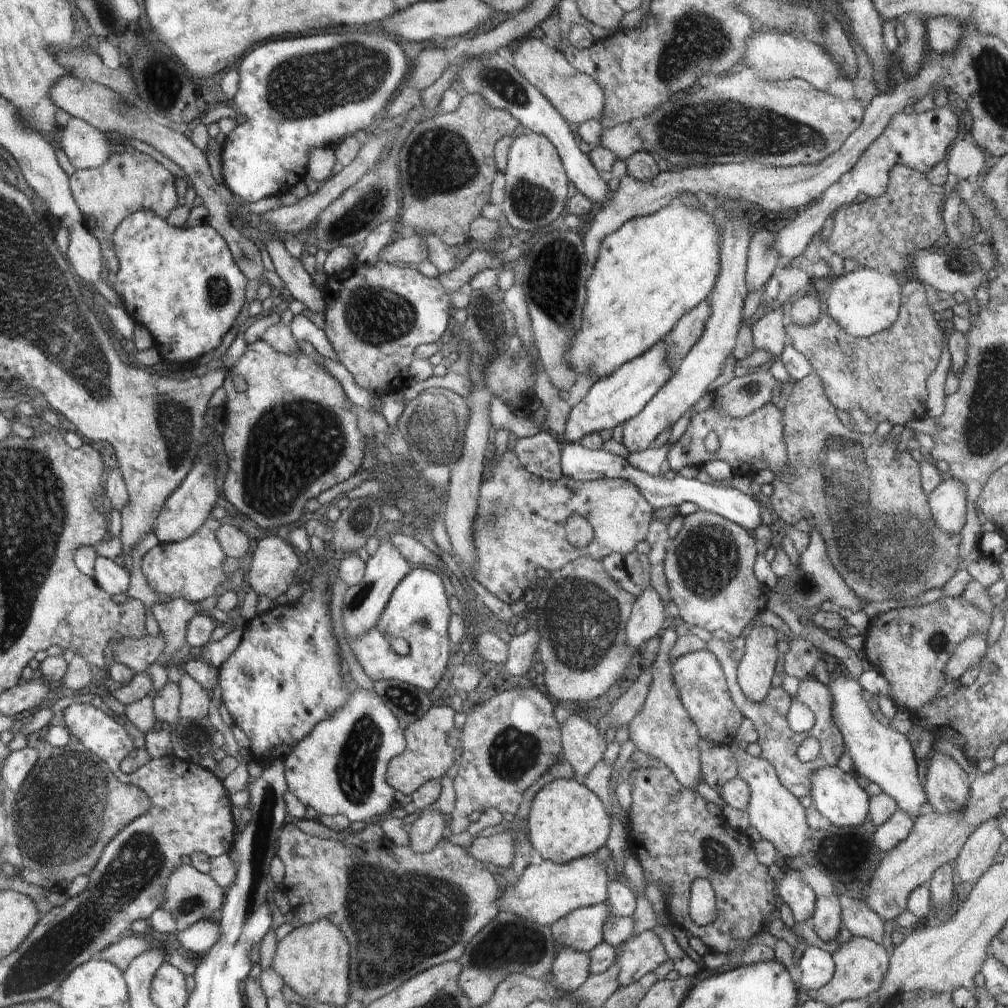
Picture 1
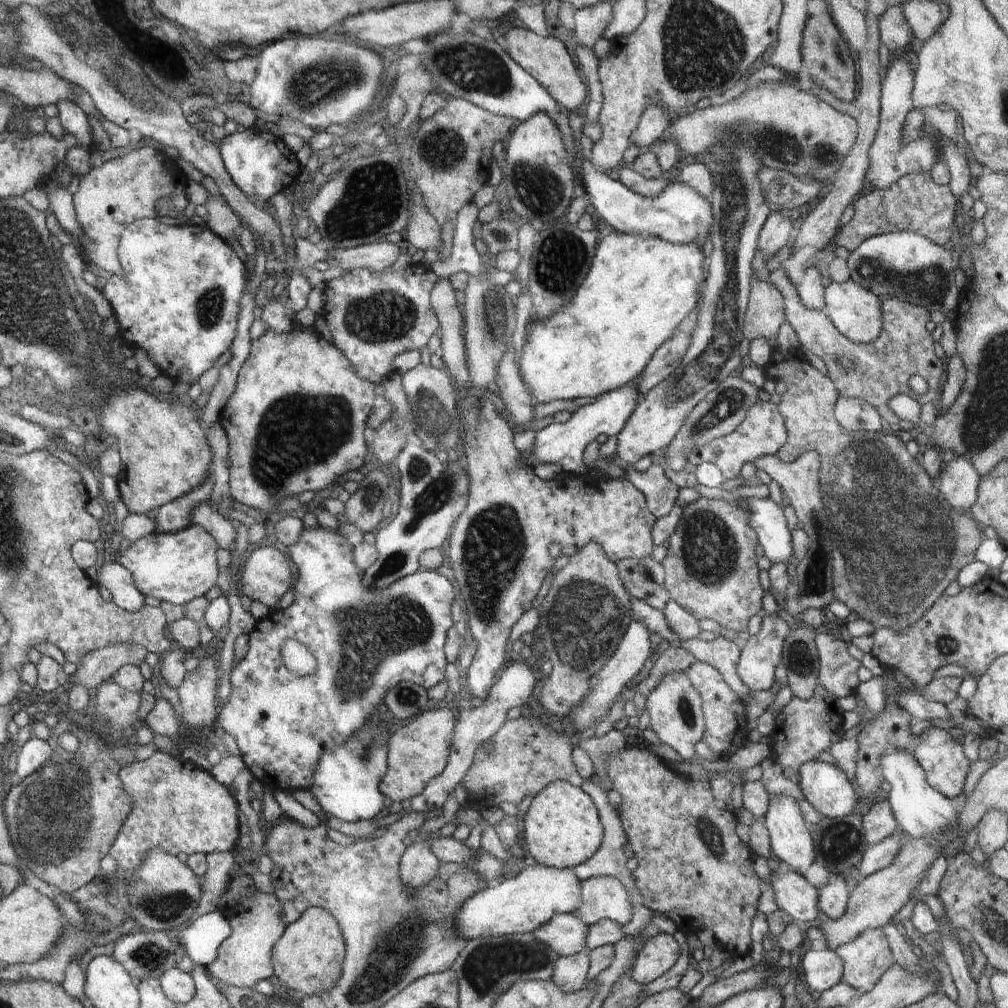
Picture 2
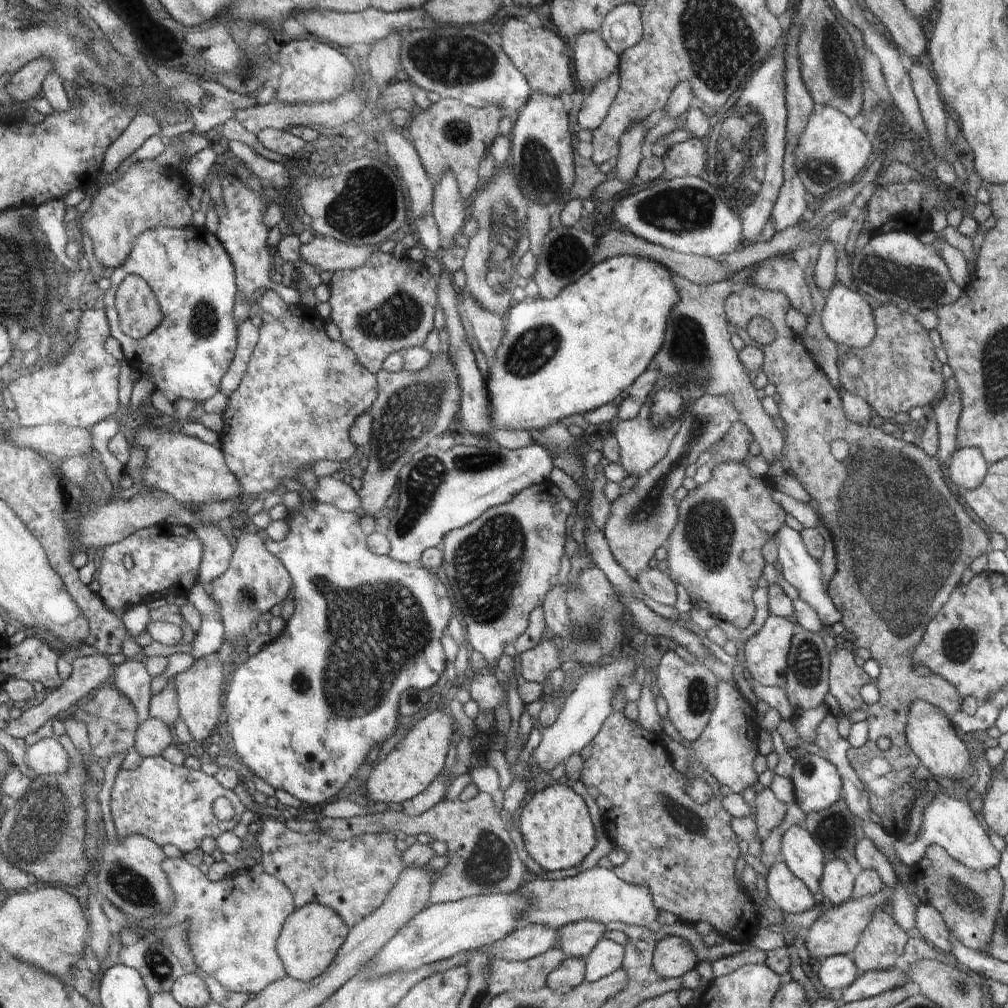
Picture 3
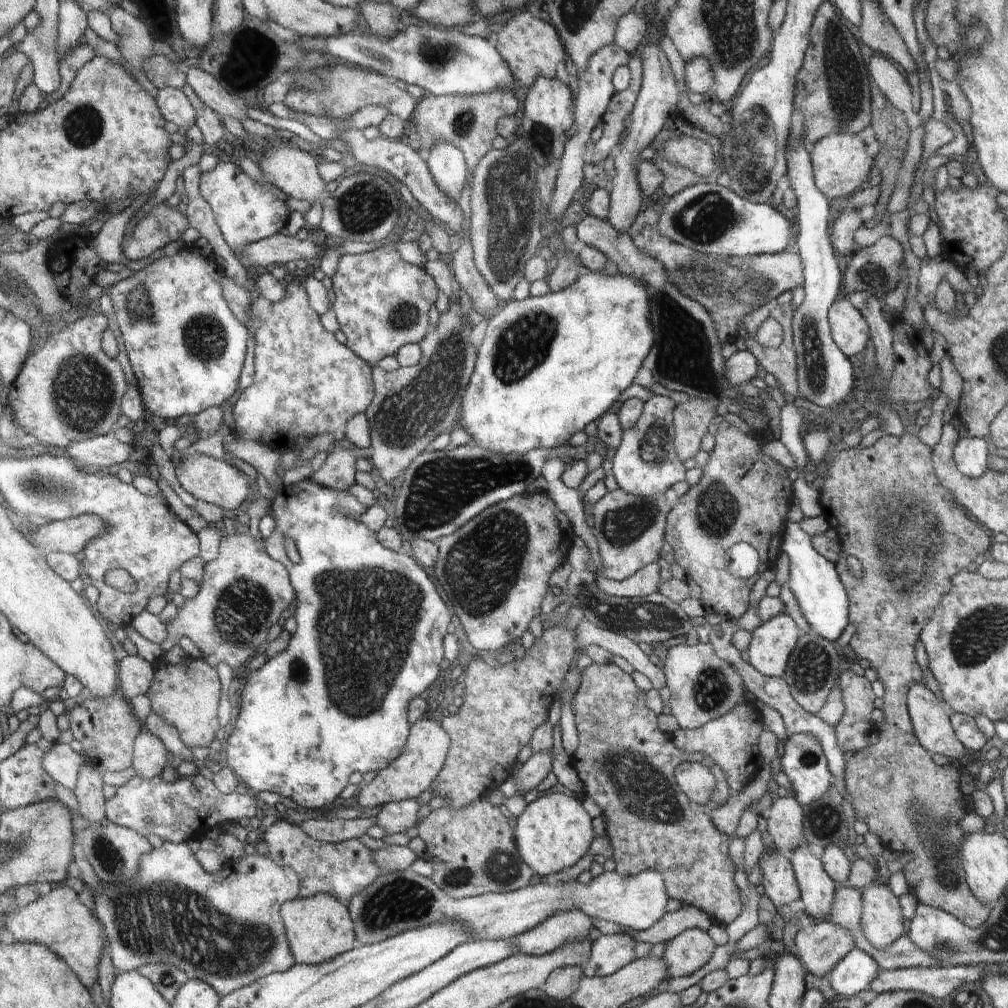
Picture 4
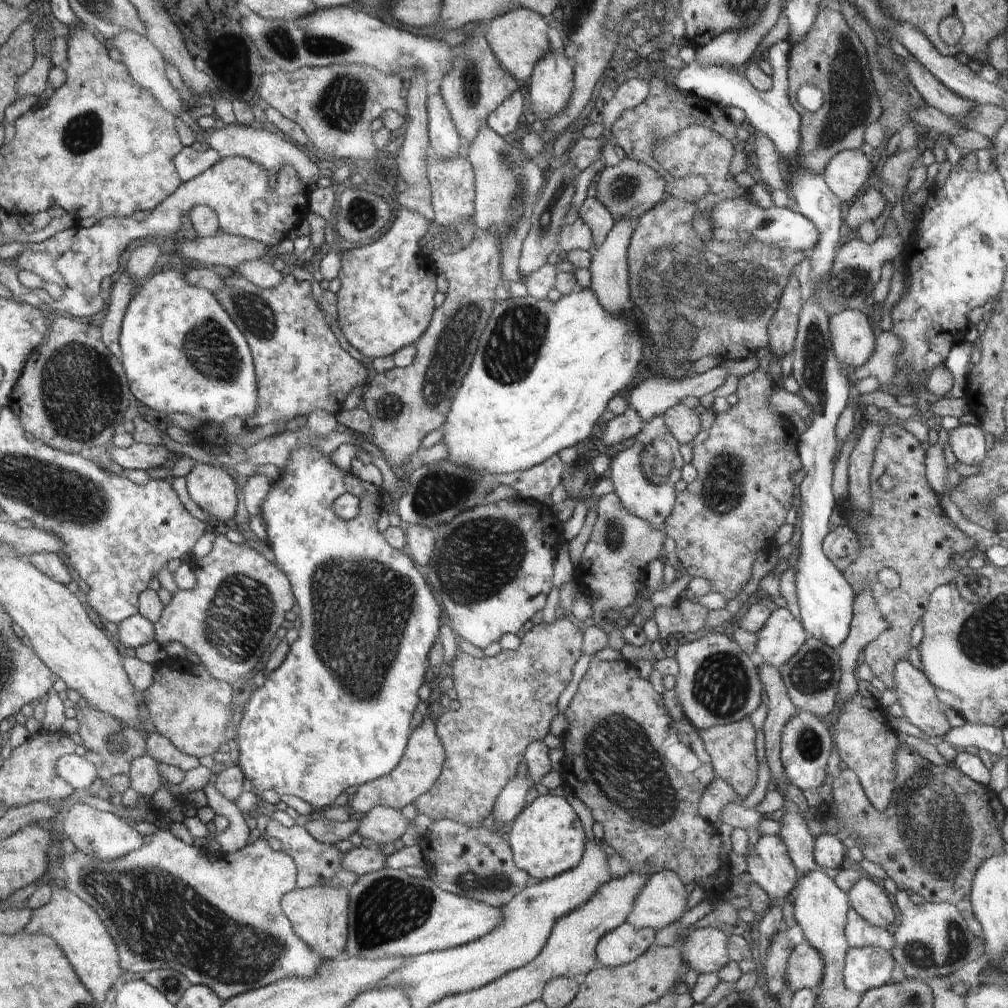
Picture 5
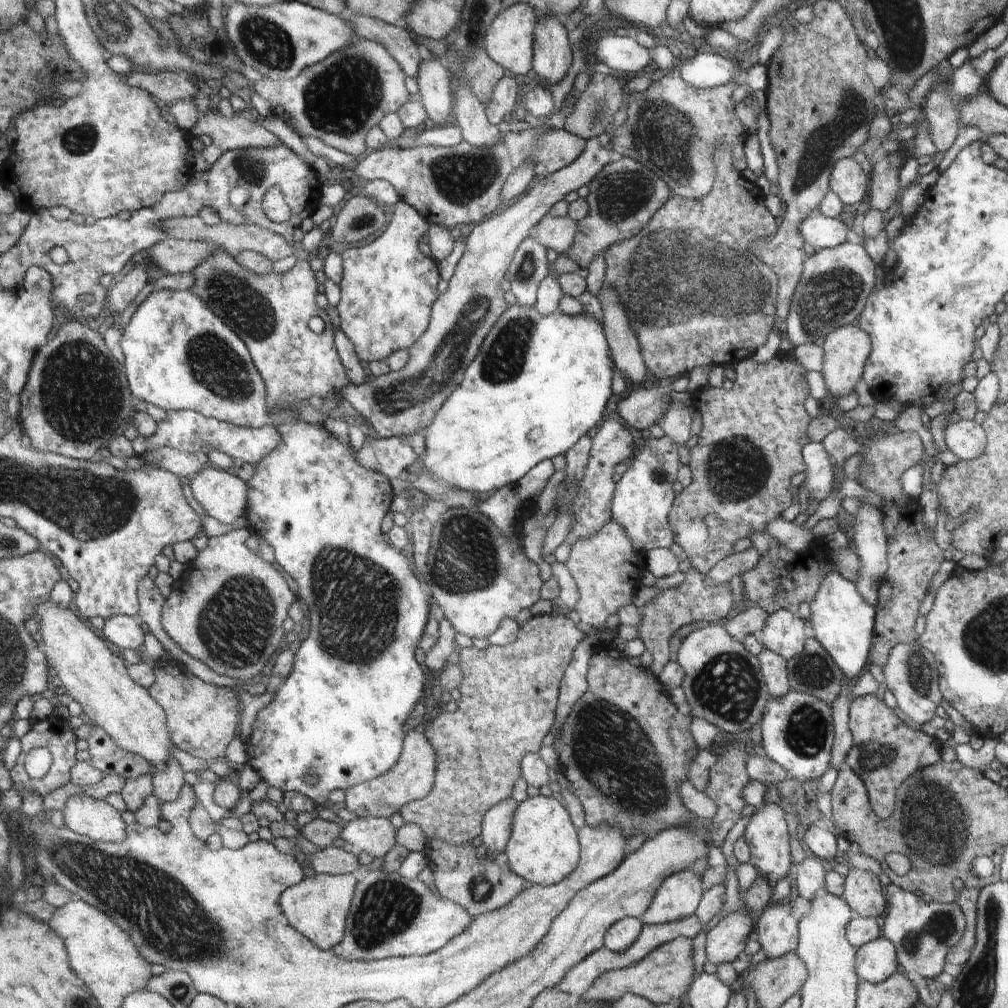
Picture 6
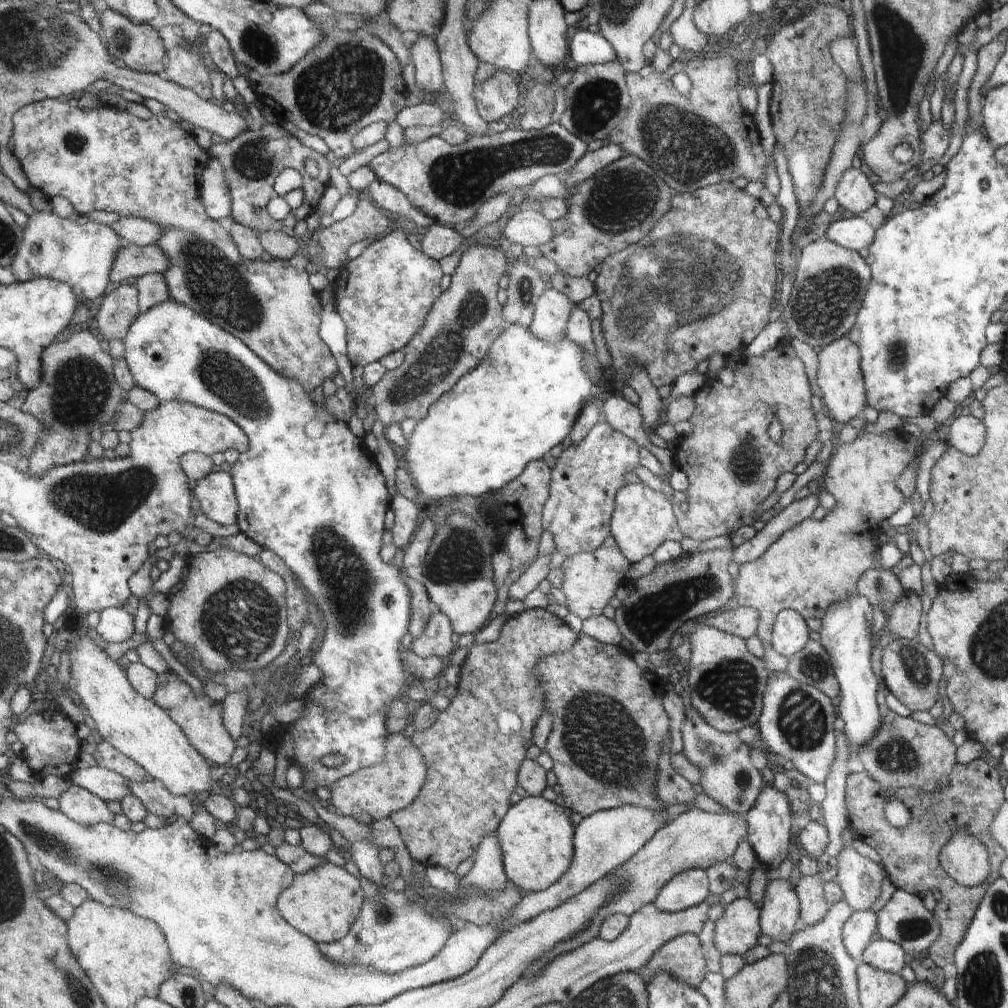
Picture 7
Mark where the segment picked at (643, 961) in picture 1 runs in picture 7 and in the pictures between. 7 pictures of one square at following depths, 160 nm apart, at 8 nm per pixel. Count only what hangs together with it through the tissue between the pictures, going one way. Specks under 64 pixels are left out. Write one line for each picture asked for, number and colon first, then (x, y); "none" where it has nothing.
2: (659, 954)
3: (673, 956)
4: (688, 951)
5: (705, 948)
6: (726, 940)
7: (737, 930)

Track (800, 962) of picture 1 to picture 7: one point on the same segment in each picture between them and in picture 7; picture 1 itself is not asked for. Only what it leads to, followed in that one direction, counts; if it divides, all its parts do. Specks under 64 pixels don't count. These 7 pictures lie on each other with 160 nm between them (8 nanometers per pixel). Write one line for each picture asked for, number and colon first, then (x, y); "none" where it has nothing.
2: (823, 969)
3: (836, 972)
4: (855, 972)
5: (865, 968)
6: (875, 961)
7: (889, 956)

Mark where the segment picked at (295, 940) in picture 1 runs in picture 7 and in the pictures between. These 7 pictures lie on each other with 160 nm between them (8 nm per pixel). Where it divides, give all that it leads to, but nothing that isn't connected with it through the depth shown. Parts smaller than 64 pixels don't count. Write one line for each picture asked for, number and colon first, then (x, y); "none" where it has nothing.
2: (309, 957)
3: (312, 937)
4: (319, 928)
5: (319, 915)
6: (317, 906)
7: (323, 903)

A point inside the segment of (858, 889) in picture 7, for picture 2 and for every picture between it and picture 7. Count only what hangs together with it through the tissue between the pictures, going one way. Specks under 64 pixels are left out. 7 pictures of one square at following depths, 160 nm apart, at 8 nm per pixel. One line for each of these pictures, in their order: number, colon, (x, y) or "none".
2: (865, 959)
3: (881, 947)
4: (882, 922)
5: (874, 904)
6: (862, 890)

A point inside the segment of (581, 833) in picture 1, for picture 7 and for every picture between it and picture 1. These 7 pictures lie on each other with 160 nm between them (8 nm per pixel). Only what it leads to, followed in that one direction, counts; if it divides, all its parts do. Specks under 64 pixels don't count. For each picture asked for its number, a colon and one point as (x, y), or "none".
2: (561, 828)
3: (555, 824)
4: (553, 832)
5: (547, 838)
6: (543, 849)
7: (535, 835)

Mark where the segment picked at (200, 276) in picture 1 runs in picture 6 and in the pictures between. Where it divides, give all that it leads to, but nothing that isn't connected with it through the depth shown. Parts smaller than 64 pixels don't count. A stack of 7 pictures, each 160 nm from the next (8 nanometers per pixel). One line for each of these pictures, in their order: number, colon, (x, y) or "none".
2: (181, 287)
3: (190, 273)
4: (187, 356)
5: (183, 353)
6: (339, 714)

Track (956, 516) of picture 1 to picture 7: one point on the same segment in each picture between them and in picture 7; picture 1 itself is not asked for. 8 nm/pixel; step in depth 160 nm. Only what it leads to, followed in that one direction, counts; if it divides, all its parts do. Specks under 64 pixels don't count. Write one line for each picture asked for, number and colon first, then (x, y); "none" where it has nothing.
2: (958, 483)
3: (967, 468)
4: (970, 454)
5: (968, 444)
6: (966, 439)
7: (967, 434)

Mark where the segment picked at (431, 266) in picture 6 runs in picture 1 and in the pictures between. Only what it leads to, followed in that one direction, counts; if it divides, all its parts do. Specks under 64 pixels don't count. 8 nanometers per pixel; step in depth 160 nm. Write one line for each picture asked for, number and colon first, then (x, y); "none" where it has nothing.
1: (376, 315)
2: (374, 316)
3: (386, 306)
4: (382, 302)
5: (384, 304)

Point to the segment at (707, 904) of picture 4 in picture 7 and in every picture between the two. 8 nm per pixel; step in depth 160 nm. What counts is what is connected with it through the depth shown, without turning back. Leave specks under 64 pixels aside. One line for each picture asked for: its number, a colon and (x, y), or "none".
5: (616, 762)
6: (624, 749)
7: (608, 722)

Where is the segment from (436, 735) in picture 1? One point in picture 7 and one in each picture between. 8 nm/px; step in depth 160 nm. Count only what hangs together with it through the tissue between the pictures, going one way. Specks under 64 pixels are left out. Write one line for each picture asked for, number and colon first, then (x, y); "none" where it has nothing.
2: (418, 751)
3: (415, 763)
4: (424, 756)
5: (421, 766)
6: (411, 779)
7: (368, 794)

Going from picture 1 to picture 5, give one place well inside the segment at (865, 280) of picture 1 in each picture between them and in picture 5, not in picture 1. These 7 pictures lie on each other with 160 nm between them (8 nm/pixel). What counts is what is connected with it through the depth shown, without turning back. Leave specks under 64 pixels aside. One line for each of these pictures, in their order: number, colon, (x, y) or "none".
2: (856, 311)
3: (848, 319)
4: (849, 329)
5: (853, 339)

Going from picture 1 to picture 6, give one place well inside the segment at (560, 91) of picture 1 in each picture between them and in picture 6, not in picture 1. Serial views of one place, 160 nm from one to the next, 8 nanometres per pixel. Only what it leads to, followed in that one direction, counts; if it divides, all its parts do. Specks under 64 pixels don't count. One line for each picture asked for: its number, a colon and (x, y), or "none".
2: (546, 59)
3: (540, 55)
4: (531, 48)
5: (518, 38)
6: (509, 42)

